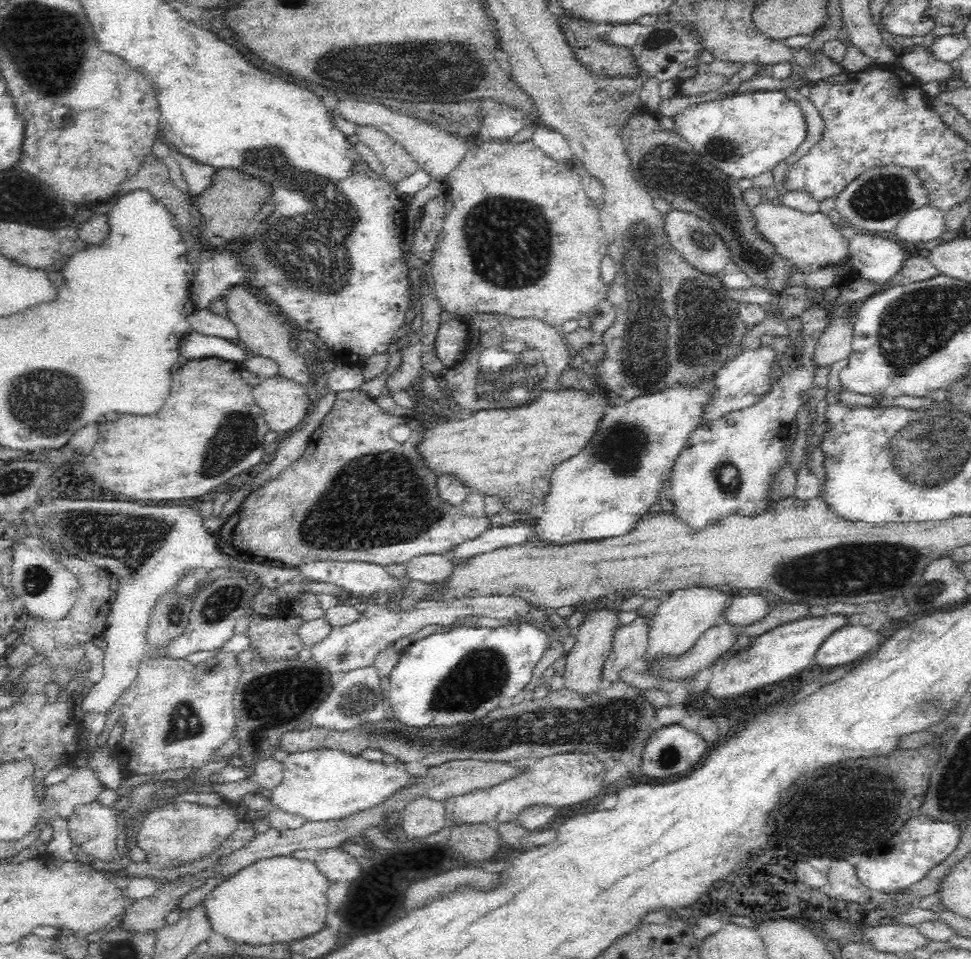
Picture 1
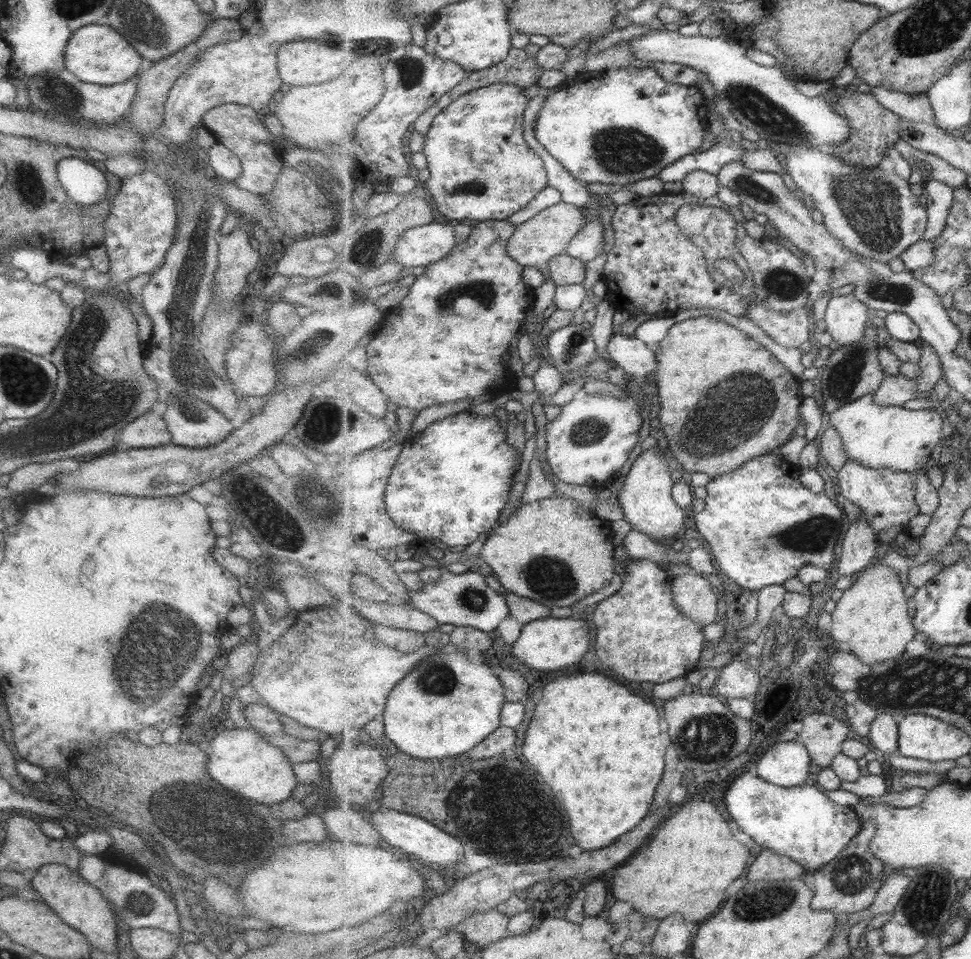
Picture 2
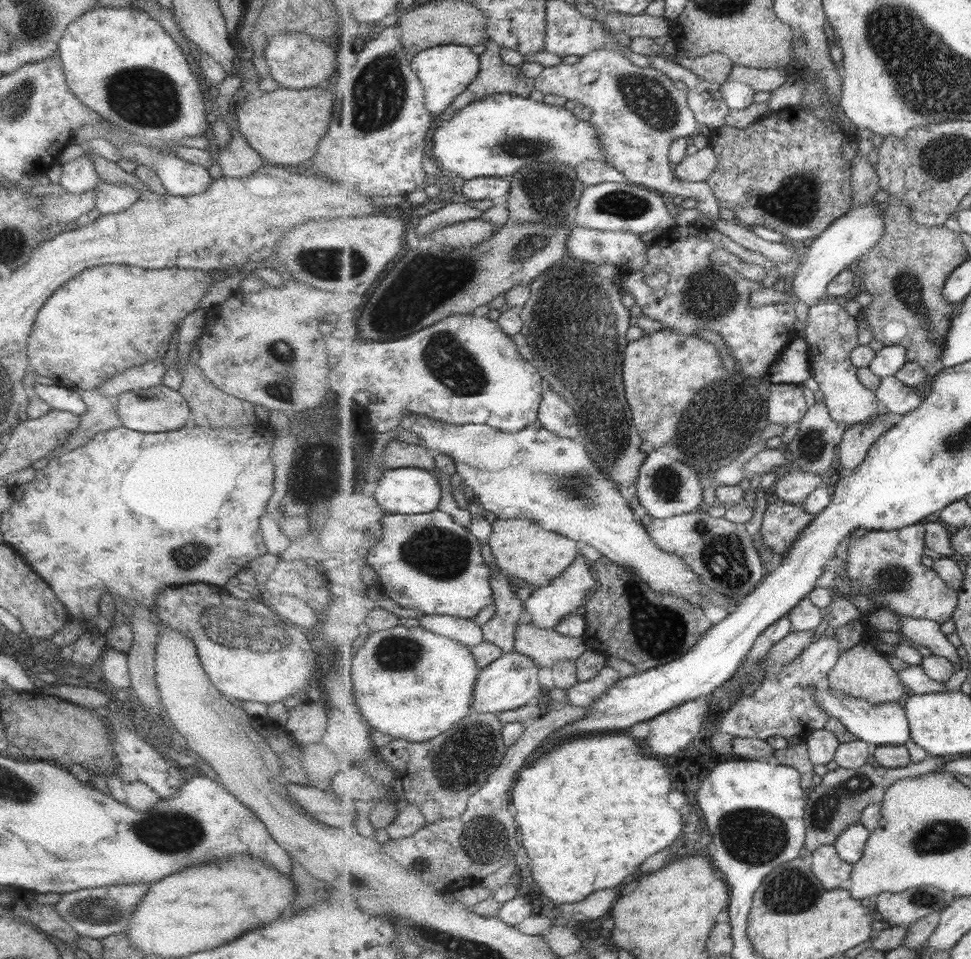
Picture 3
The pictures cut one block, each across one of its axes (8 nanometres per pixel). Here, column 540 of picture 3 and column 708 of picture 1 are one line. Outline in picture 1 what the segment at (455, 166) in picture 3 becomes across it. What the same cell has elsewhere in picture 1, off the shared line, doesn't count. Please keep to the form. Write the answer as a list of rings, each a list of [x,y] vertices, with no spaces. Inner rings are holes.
[[[781,90],[745,92],[744,94],[734,94],[733,96],[721,100],[714,99],[713,101],[704,101],[699,104],[694,103],[685,110],[682,110],[682,112],[678,112],[678,114],[673,116],[672,124],[677,128],[679,136],[686,140],[700,157],[706,158],[707,162],[712,165],[712,167],[720,170],[720,172],[726,174],[728,177],[732,178],[732,180],[753,179],[760,174],[772,171],[778,162],[785,161],[786,157],[790,156],[790,154],[804,142],[804,138],[806,138],[805,122],[802,111],[796,106],[796,103],[793,100],[790,100]]]

